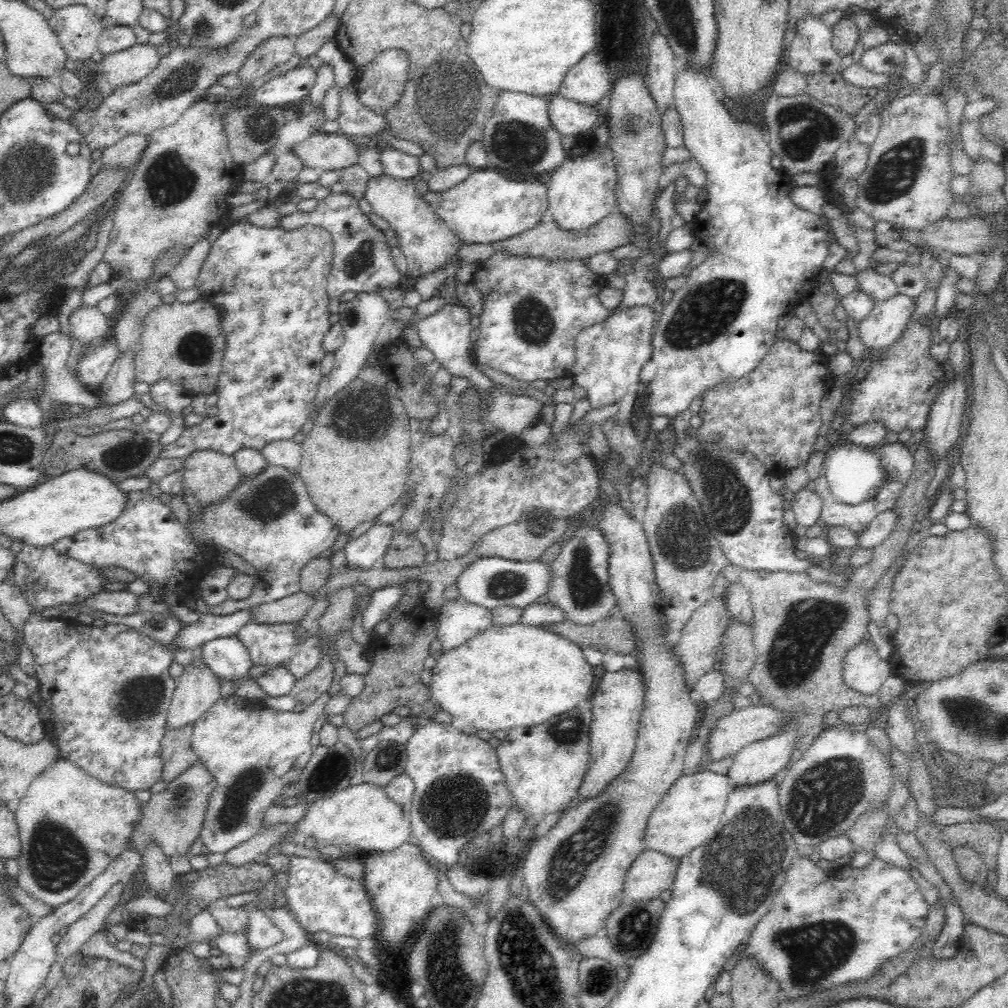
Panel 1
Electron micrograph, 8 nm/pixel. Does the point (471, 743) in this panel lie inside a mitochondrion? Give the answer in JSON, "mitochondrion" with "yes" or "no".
{"mitochondrion":"no"}

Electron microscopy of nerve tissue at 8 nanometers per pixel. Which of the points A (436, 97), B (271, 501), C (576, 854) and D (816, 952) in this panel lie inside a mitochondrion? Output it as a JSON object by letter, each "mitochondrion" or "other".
{"A":"mitochondrion","B":"mitochondrion","C":"mitochondrion","D":"mitochondrion"}

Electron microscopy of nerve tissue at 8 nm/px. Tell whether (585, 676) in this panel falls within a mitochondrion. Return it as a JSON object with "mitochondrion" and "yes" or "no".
{"mitochondrion":"no"}

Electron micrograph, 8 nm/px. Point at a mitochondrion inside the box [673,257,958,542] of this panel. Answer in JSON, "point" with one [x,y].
{"point":[726,499]}

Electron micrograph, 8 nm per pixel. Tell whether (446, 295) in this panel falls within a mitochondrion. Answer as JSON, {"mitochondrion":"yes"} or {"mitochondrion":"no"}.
{"mitochondrion":"no"}

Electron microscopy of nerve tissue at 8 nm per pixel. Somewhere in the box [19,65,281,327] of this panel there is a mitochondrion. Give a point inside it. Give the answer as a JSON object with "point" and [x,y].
{"point":[169,182]}

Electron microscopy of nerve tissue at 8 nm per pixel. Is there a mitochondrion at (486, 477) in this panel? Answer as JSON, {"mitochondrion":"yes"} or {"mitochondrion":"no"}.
{"mitochondrion":"no"}

